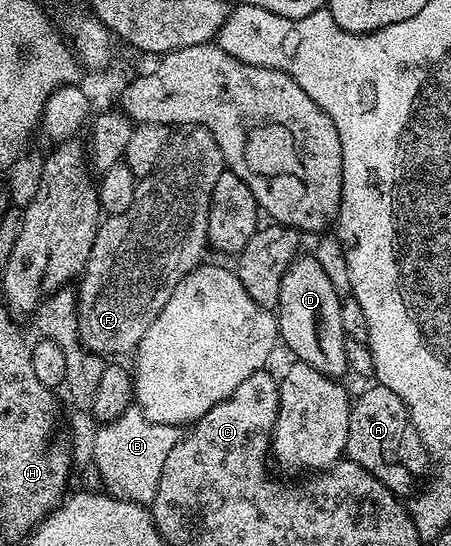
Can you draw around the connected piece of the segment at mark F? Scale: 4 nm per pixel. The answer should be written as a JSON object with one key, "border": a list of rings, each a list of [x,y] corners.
{"border":[[[204,127],[180,131],[183,131],[180,135],[172,134],[168,138],[153,170],[136,182],[133,205],[120,215],[107,215],[99,224],[89,261],[77,283],[79,339],[95,355],[123,357],[119,355],[134,352],[141,337],[145,337],[145,329],[157,321],[161,309],[165,309],[165,301],[173,297],[173,289],[204,262],[203,250],[209,247],[207,221],[211,194],[225,164],[217,141],[213,141]]]}

